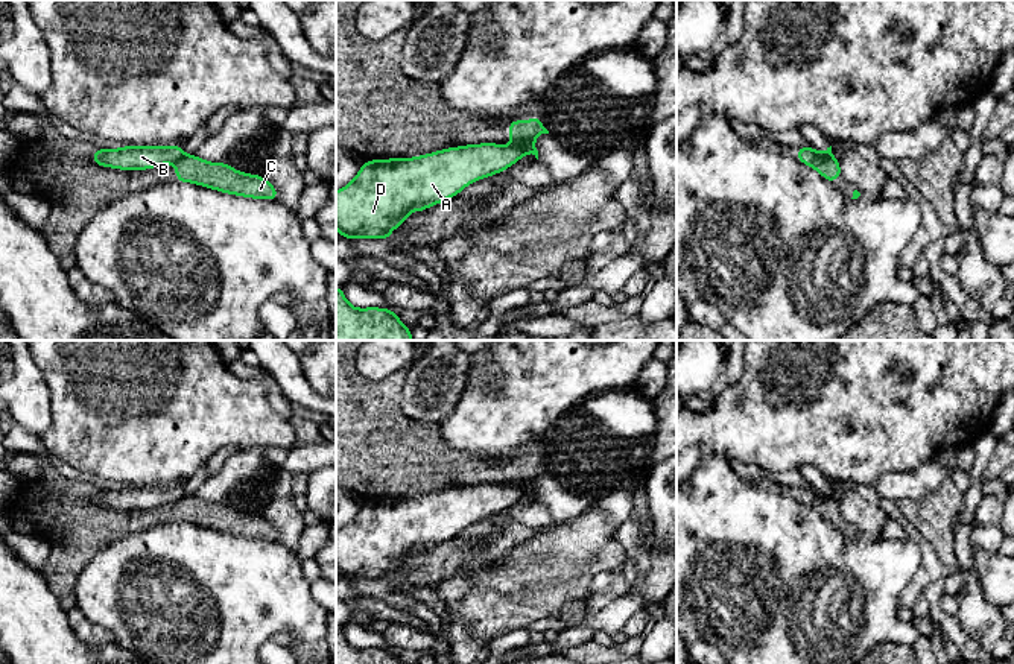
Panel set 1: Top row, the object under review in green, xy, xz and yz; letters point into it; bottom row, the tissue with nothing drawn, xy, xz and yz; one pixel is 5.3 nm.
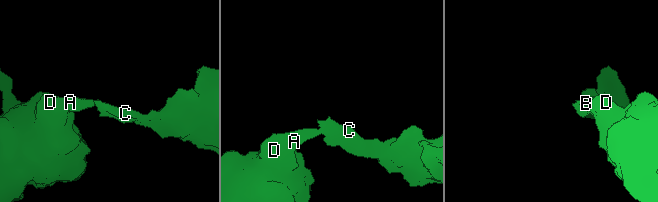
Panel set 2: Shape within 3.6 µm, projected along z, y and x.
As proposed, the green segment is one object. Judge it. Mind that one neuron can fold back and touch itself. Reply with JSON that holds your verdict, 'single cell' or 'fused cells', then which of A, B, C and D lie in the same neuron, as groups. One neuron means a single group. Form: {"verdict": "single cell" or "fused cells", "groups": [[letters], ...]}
{"verdict": "fused cells", "groups": [["A", "B", "D"], ["C"]]}

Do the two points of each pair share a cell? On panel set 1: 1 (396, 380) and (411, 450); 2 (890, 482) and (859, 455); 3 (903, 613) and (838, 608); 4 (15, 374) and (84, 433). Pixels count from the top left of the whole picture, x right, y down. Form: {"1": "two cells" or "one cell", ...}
{"1": "one cell", "2": "two cells", "3": "two cells", "4": "two cells"}

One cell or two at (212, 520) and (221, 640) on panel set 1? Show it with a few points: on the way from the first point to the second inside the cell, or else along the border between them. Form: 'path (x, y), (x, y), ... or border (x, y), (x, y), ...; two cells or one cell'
border (178, 521), (190, 521), (248, 538); two cells

